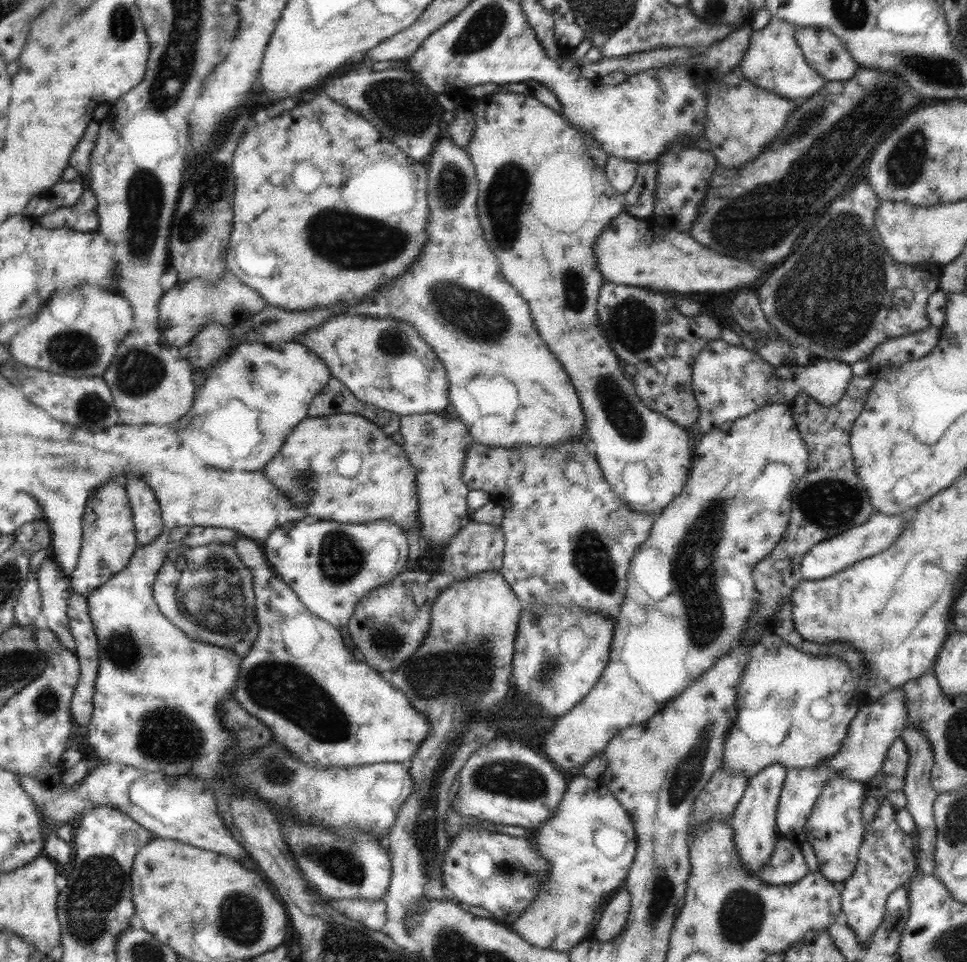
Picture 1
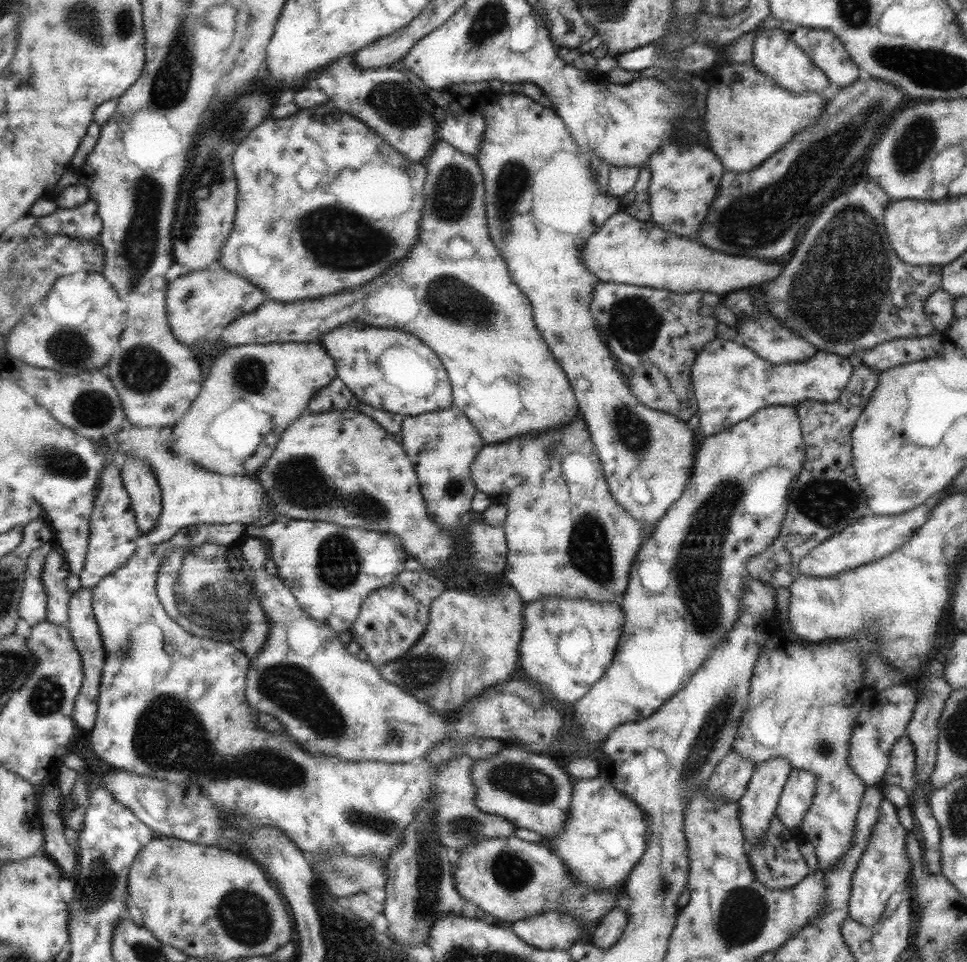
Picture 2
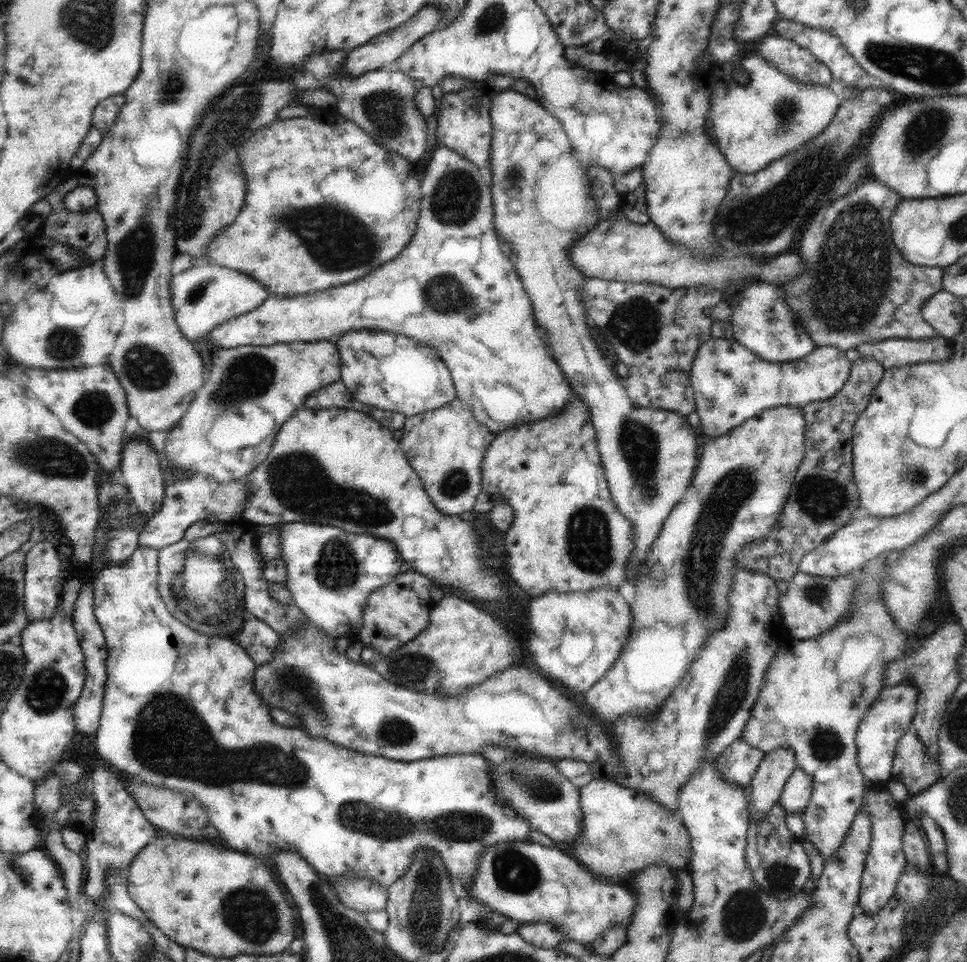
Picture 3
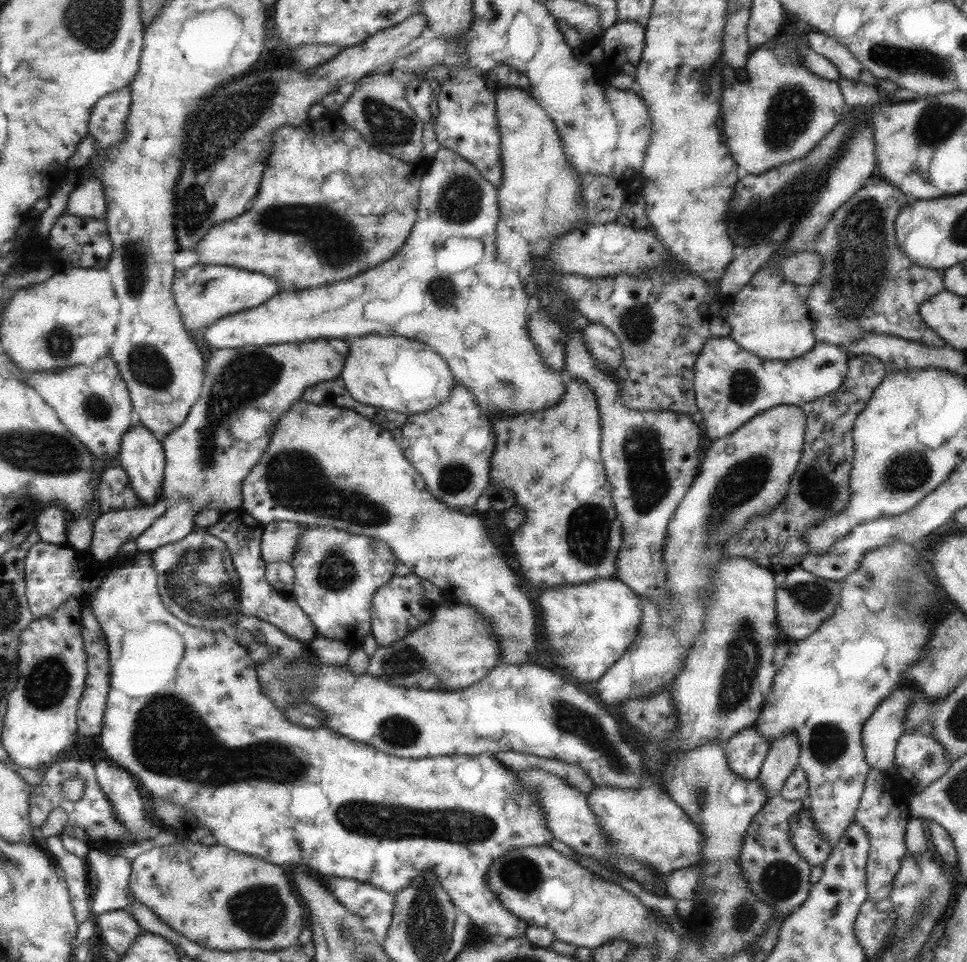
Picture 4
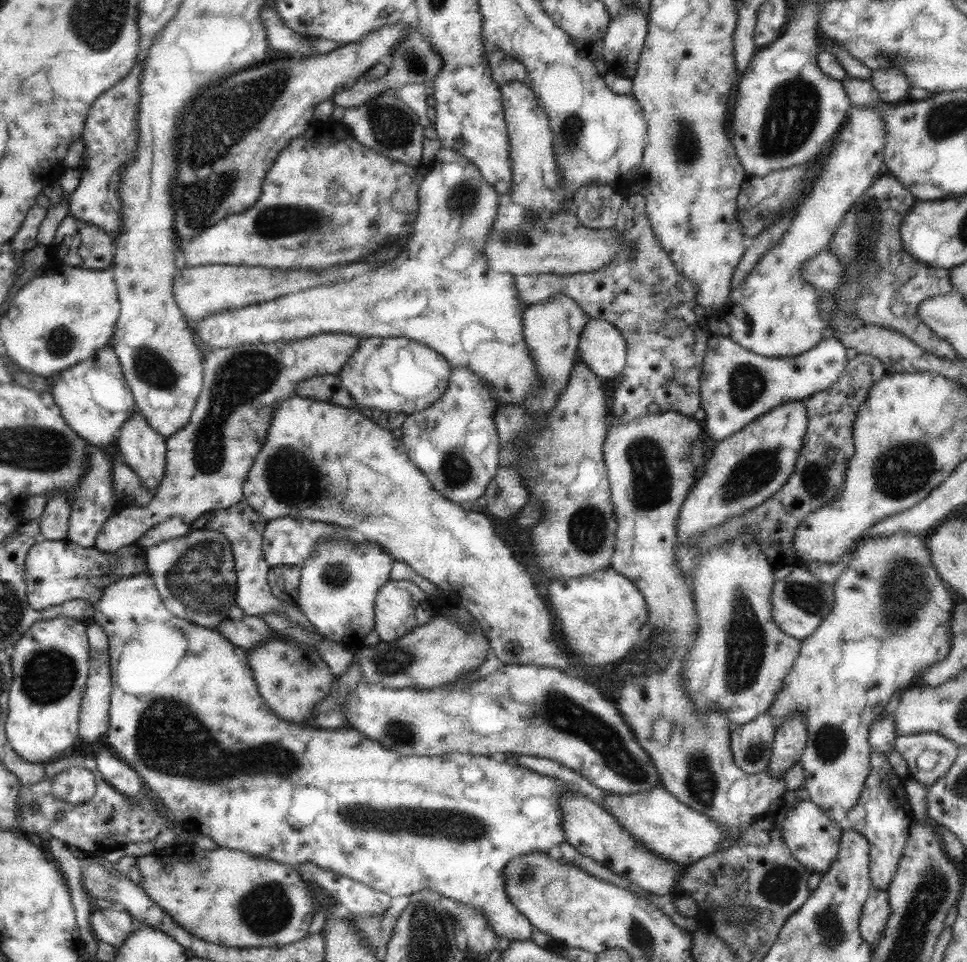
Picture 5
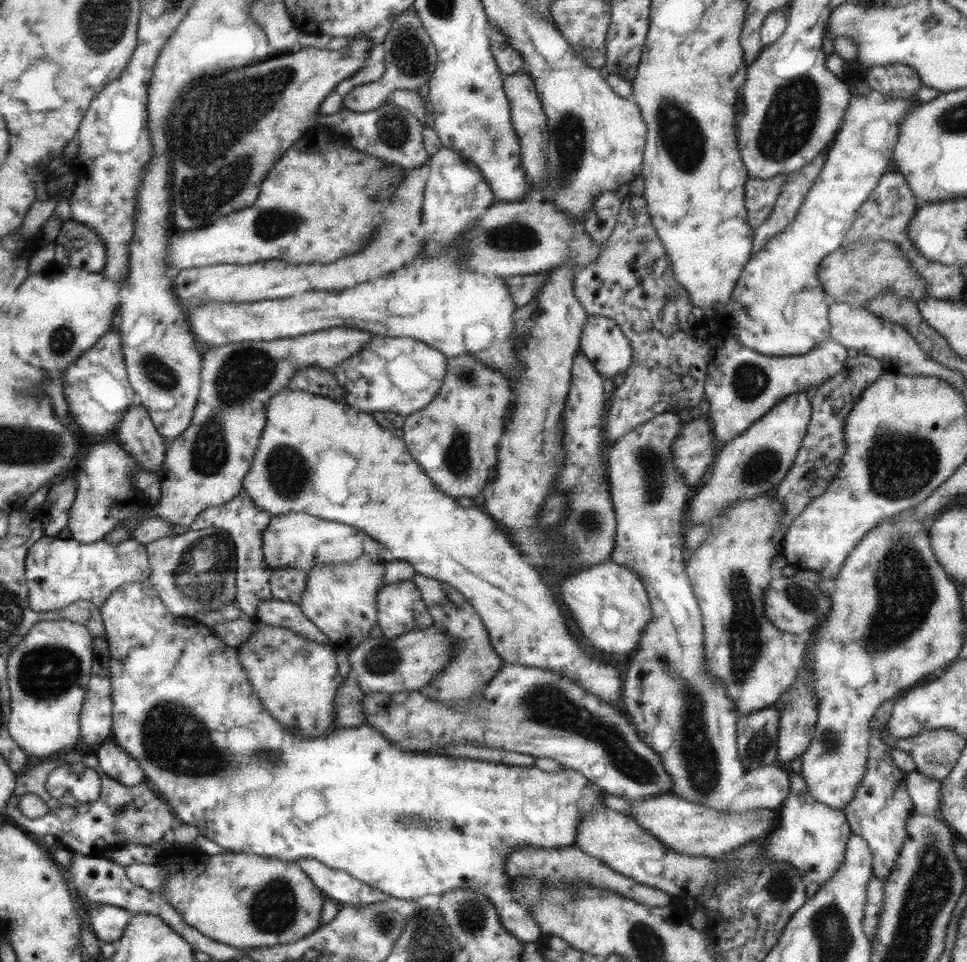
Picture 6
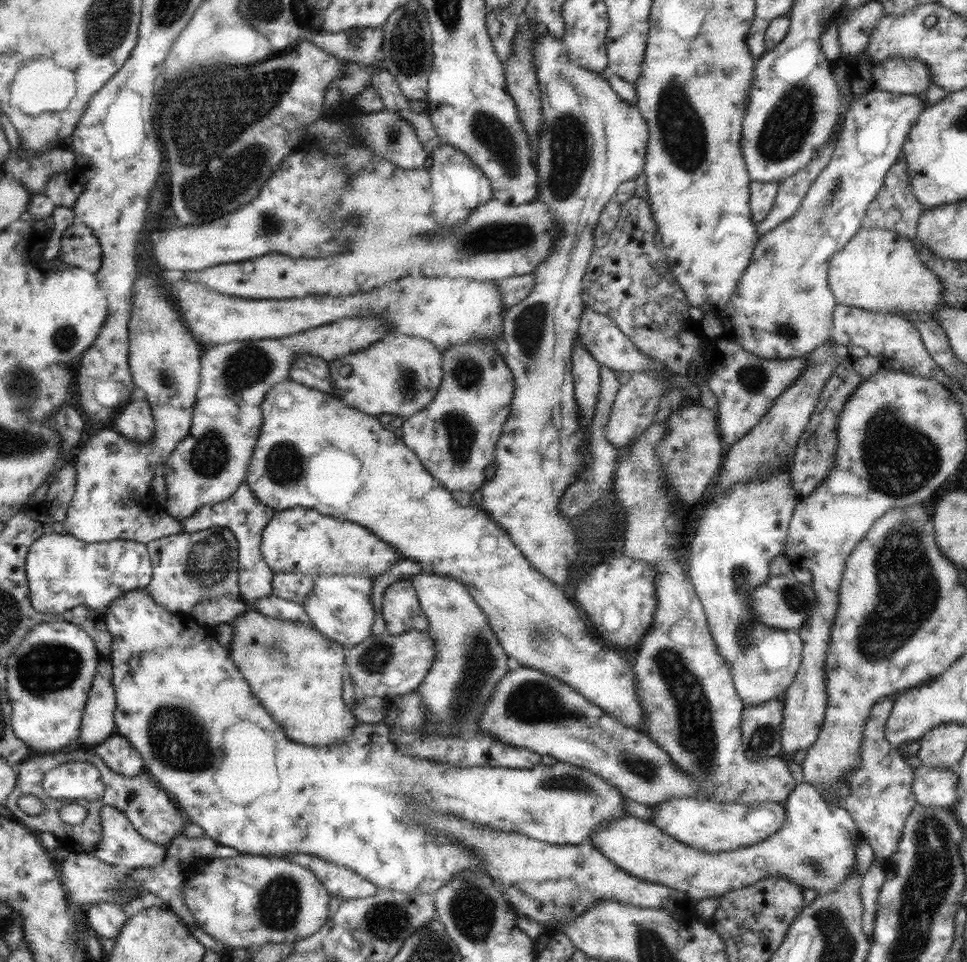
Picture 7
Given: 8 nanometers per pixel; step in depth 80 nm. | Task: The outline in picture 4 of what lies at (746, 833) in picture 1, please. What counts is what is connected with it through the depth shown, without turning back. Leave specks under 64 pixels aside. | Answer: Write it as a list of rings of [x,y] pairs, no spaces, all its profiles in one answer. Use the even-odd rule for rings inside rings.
[[[788,732],[776,738],[771,742],[770,749],[757,779],[763,784],[767,798],[771,800],[779,794],[785,780],[798,766],[801,749],[795,732]]]

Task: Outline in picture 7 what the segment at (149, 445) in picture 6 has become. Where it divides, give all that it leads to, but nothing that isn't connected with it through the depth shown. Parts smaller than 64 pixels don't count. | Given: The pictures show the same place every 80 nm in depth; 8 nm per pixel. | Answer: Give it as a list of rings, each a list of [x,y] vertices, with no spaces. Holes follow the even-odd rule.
[[[131,400],[113,420],[112,428],[124,438],[146,443],[154,436],[154,417],[151,404],[145,400]]]

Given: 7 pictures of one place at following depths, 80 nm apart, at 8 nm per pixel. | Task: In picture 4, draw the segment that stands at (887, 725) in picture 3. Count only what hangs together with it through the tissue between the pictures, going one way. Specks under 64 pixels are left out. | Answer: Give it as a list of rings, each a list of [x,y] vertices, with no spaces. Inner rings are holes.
[[[900,687],[894,689],[894,692],[890,692],[890,695],[886,697],[880,704],[871,718],[864,724],[862,730],[862,740],[864,743],[864,755],[866,755],[866,763],[869,767],[877,768],[887,774],[894,774],[895,765],[895,749],[897,746],[897,740],[902,733],[906,732],[906,726],[904,720],[907,719],[907,711],[911,706],[912,700],[915,694],[910,692],[910,689]]]

